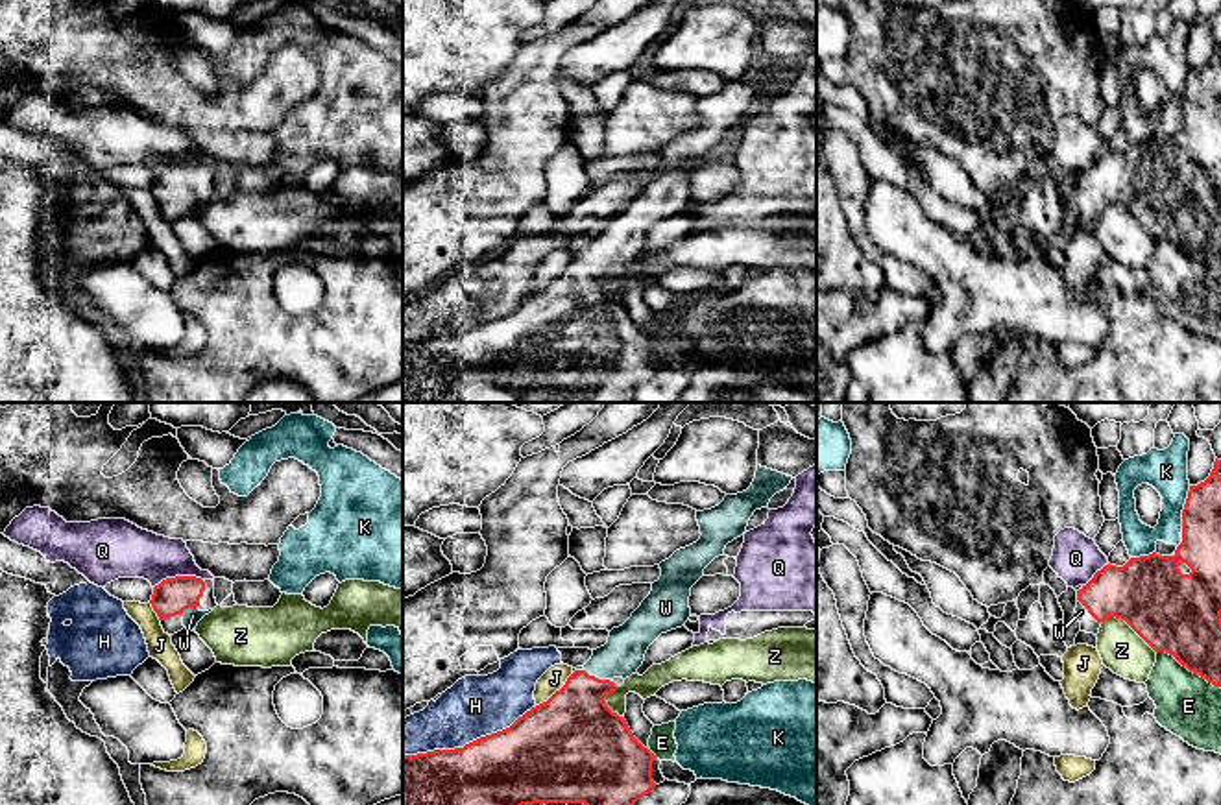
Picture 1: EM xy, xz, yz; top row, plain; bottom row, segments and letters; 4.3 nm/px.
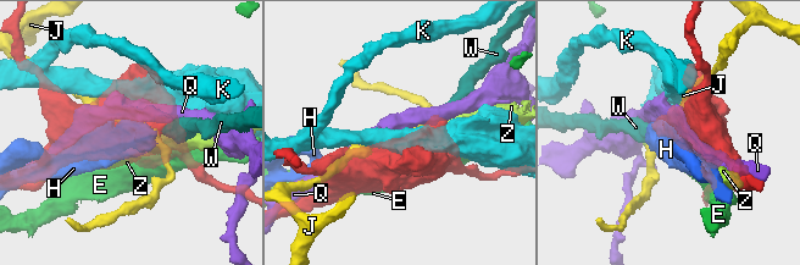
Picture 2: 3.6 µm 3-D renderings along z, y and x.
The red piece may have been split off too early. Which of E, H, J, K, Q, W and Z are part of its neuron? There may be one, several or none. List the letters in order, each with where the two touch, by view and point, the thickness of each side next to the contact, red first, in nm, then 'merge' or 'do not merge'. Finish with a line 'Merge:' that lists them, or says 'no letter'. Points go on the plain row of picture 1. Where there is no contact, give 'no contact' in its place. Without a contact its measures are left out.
E: yz (1188, 255) | 360/280 nm | do not merge
H: xz (470, 329) | 460/280 nm | do not merge
J: xz (556, 277) | 460/100 nm | do not merge
K: yz (1184, 95) | 180/180 nm | do not merge
Q: xy (178, 163) | 160/220 nm | do not merge
W: xz (597, 264) | 360/180 nm | merge
Z: yz (1131, 213) | 360/190 nm | do not merge
Merge: W

